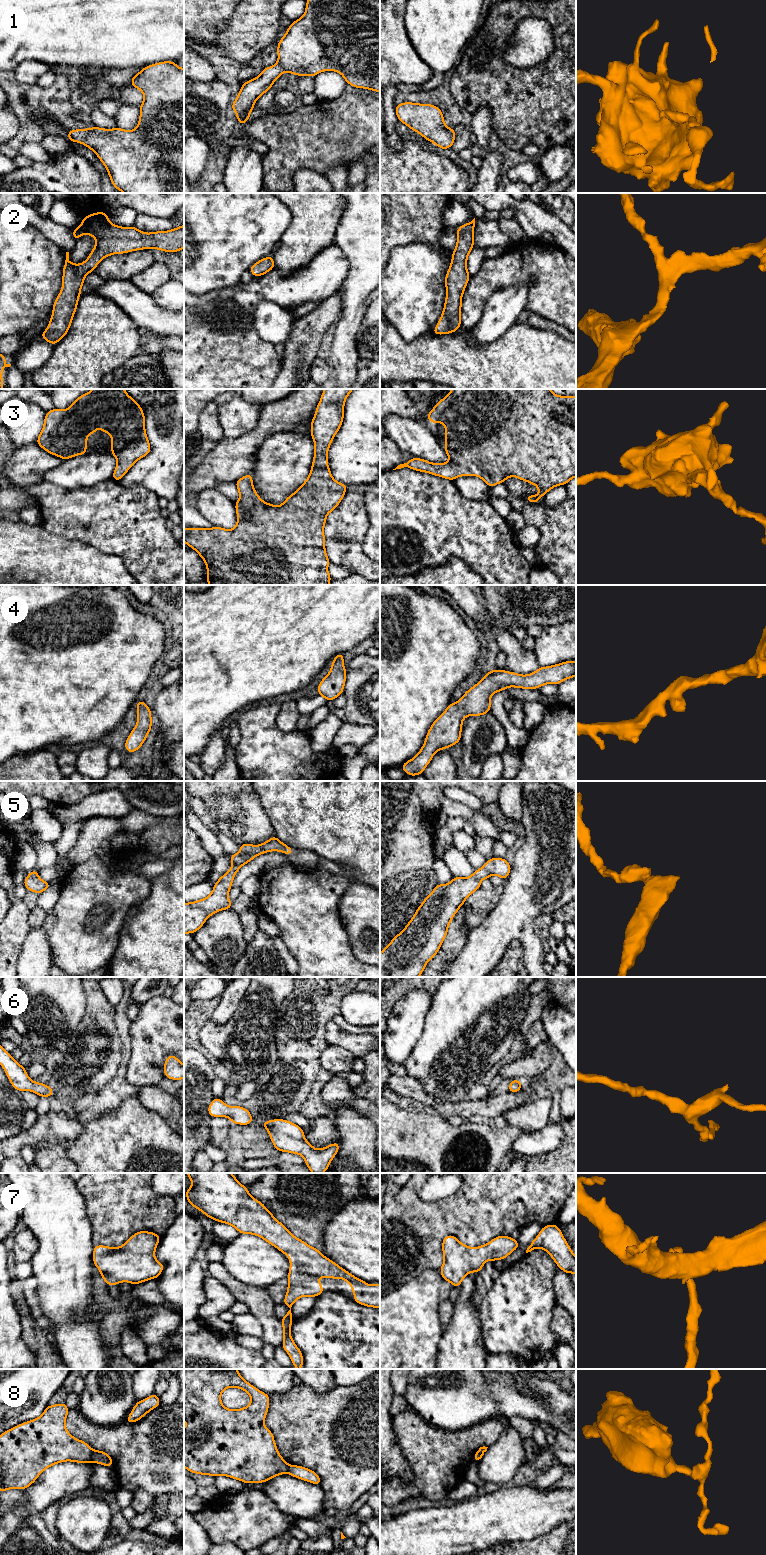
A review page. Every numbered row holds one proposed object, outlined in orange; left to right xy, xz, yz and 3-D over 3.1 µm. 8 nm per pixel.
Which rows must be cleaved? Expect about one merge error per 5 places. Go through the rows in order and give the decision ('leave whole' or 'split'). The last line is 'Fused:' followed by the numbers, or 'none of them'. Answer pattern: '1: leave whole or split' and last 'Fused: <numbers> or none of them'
1: leave whole
2: leave whole
3: leave whole
4: leave whole
5: leave whole
6: leave whole
7: leave whole
8: split
Fused: 8

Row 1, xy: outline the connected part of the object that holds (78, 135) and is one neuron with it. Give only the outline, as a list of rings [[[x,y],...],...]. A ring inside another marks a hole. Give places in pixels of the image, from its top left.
[[[174,61],[158,62],[145,66],[132,77],[130,84],[141,90],[144,96],[135,130],[93,126],[69,130],[67,138],[82,143],[97,155],[116,190],[123,193],[184,193],[184,68],[179,68]]]

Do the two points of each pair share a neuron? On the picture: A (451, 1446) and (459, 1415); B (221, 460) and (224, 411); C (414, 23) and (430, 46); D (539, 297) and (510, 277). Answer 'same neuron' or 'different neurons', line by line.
A: different neurons
B: different neurons
C: same neuron
D: same neuron

